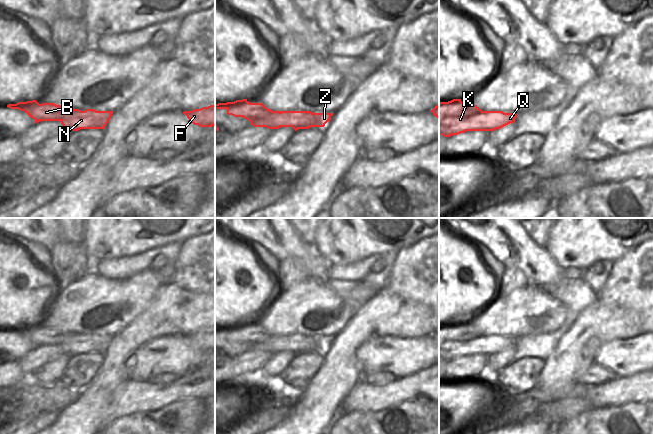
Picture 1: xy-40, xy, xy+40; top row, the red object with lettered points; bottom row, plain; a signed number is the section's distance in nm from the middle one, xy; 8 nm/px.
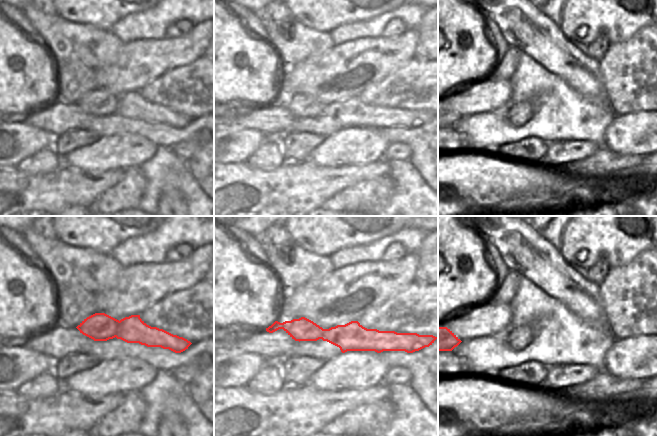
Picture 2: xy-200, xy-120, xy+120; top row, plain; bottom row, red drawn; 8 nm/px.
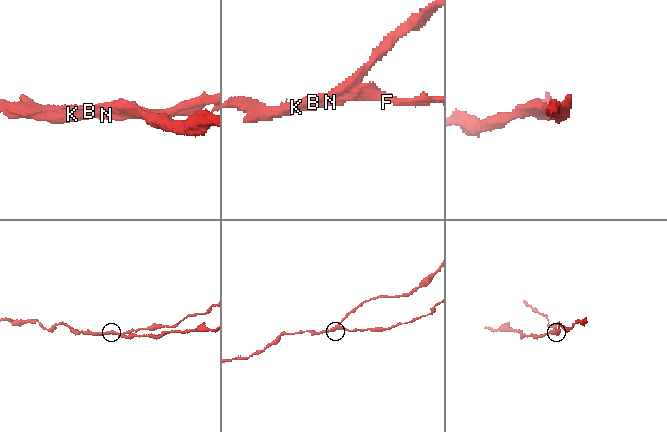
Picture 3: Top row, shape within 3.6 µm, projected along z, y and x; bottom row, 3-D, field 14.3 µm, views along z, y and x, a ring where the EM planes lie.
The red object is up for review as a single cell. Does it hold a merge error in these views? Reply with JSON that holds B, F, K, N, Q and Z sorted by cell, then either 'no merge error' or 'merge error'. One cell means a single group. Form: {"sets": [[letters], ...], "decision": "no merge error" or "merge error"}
{"sets": [["B"], ["F", "K", "N", "Q", "Z"]], "decision": "merge error"}

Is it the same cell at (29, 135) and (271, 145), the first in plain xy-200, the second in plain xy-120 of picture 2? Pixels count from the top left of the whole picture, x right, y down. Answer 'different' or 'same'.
different

